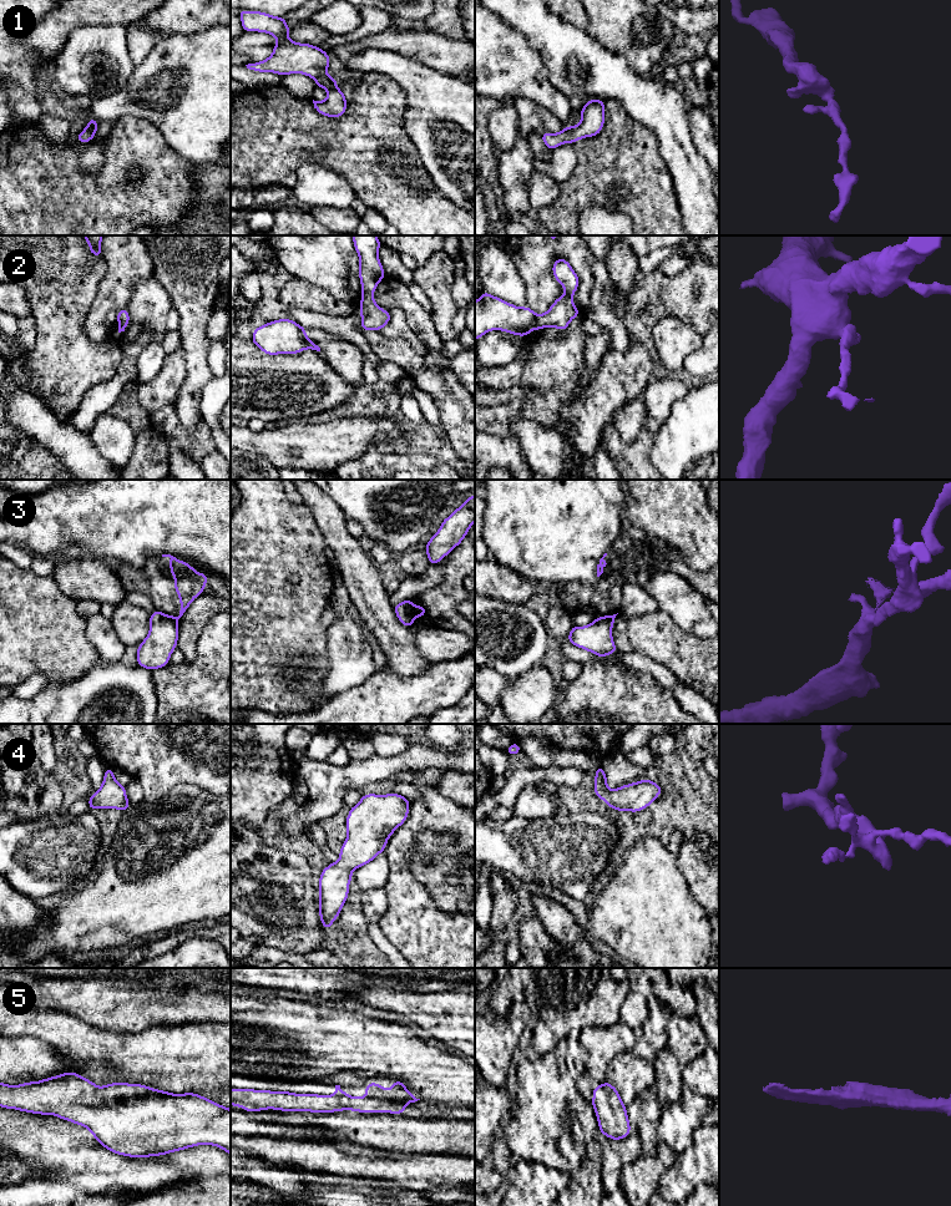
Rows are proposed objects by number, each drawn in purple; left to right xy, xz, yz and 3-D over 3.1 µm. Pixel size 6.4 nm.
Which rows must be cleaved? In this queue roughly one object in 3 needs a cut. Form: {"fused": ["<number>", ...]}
{"fused": ["3"]}

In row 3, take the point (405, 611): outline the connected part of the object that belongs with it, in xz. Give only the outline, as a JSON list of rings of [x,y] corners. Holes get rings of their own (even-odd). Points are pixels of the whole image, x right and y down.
[[[406,599],[394,605],[394,612],[398,619],[400,620],[400,623],[410,628],[416,618],[415,608],[416,605],[413,603],[413,601]]]

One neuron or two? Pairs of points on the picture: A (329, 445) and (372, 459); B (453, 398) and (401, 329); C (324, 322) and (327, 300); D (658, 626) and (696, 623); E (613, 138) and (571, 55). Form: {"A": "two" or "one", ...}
{"A": "two", "B": "two", "C": "two", "D": "two", "E": "two"}

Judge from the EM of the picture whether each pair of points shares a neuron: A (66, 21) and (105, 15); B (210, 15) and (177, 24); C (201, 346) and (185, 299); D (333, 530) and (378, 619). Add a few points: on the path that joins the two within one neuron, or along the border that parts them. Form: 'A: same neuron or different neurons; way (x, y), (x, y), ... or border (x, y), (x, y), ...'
A: same neuron; way (76, 15), (95, 15)
B: same neuron; way (202, 15), (185, 18)
C: same neuron; way (193, 335), (193, 310)
D: same neuron; way (348, 552), (357, 572), (365, 583), (369, 597)

